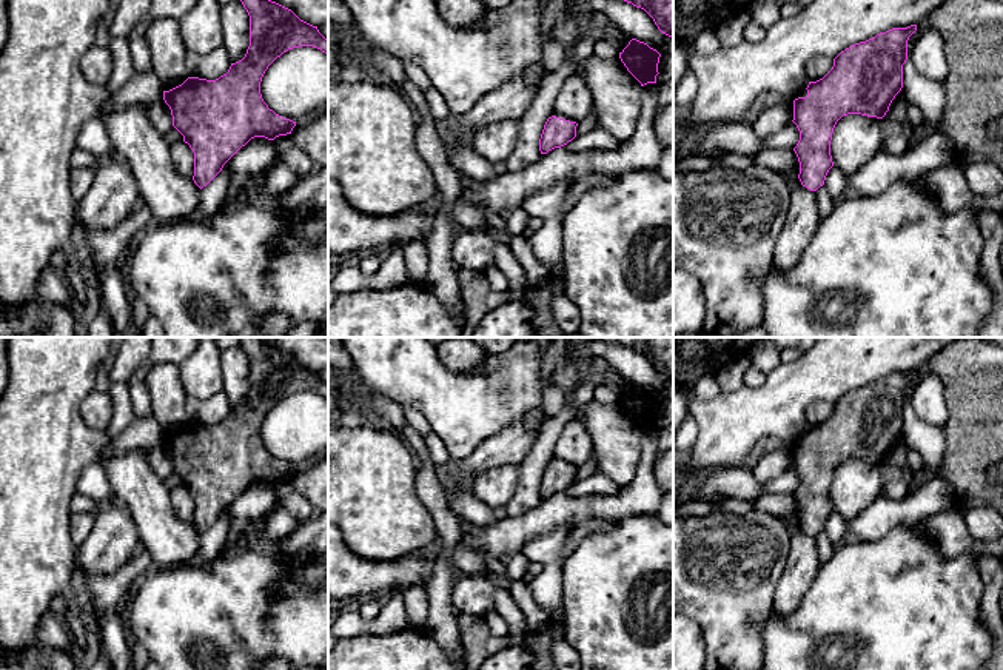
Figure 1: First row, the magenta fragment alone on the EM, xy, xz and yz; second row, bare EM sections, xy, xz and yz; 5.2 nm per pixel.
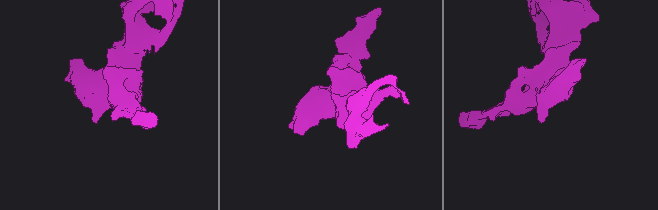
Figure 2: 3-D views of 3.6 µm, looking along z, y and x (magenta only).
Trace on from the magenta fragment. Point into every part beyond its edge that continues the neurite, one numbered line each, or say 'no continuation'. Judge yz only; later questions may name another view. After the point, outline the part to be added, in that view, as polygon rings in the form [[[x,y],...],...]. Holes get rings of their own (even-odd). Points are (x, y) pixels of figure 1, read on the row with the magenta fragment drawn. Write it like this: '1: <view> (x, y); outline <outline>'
no continuation

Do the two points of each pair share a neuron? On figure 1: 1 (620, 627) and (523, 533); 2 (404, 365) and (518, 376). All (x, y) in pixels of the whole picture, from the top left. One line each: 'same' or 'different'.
1: different
2: same

